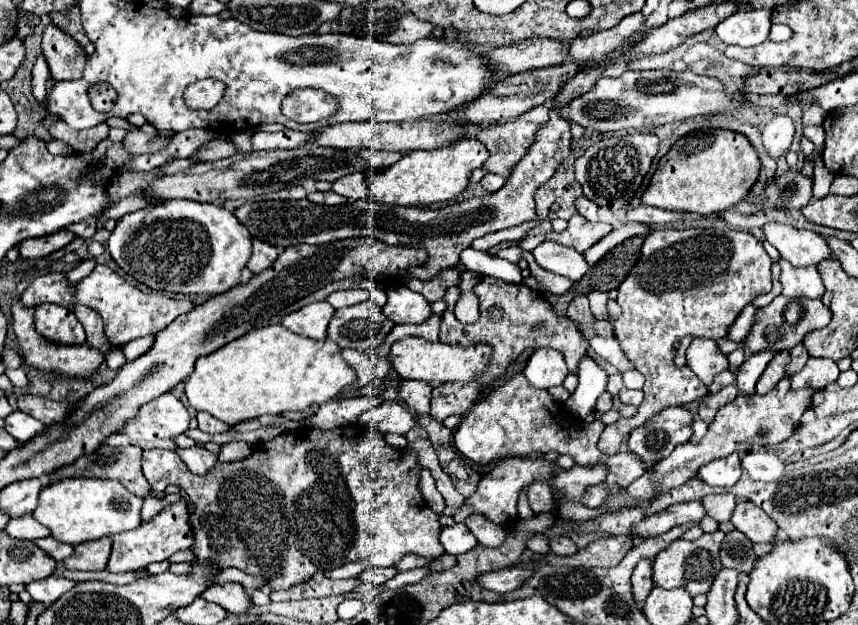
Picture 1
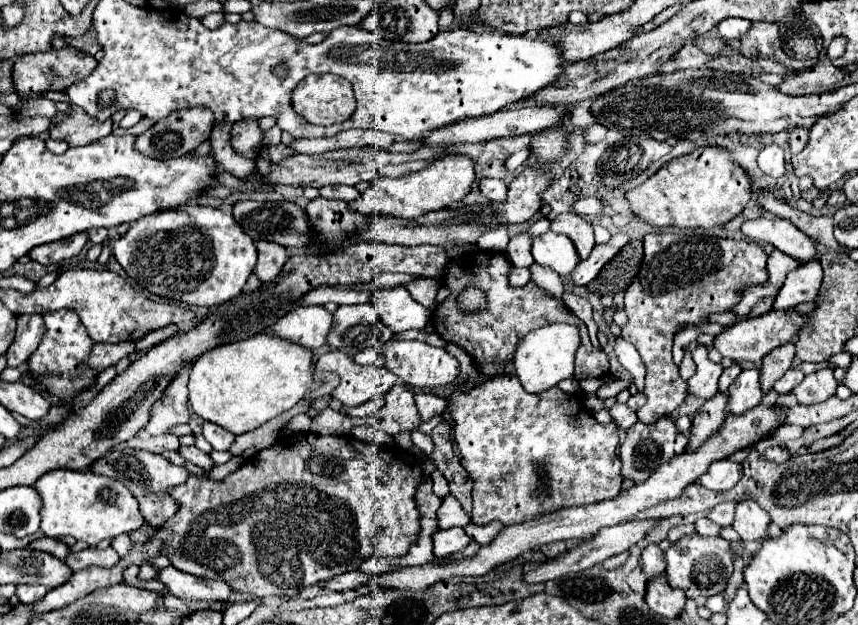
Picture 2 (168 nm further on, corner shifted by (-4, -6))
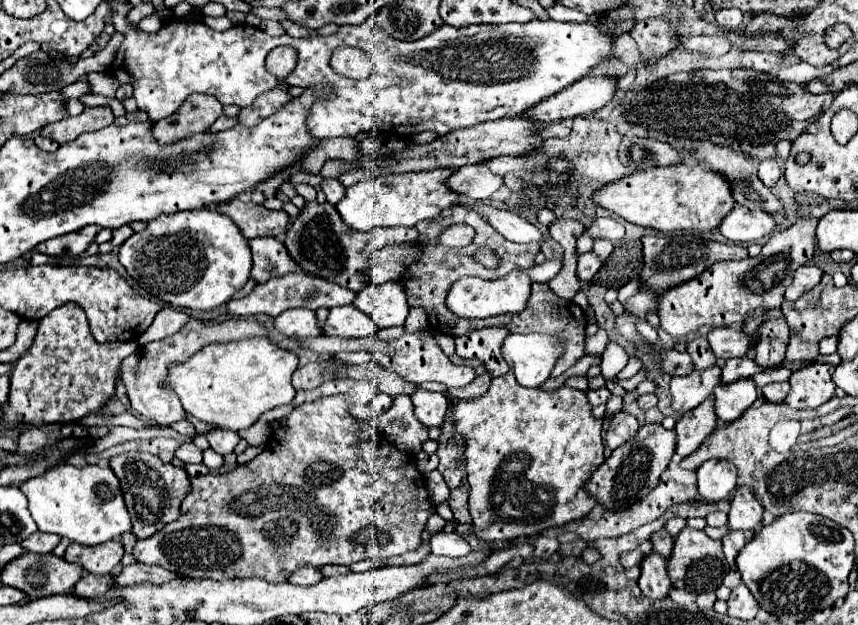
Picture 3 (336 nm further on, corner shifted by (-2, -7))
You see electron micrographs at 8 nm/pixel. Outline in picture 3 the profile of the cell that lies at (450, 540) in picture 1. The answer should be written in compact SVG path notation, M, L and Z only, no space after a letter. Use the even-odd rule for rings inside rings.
M436 533L430 539L430 547L434 555L444 555L444 557L464 557L472 551L466 539L458 533Z

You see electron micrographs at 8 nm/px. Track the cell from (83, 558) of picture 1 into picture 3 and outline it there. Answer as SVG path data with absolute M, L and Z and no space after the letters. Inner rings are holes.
M112 539L96 547L84 547L78 543L70 543L64 553L64 559L72 563L80 563L88 573L108 575L120 565L122 555L124 555L122 543L118 539Z

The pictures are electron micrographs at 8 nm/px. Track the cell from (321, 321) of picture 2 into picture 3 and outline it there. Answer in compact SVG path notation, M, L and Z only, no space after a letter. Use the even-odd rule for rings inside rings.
M288 309L274 319L274 325L286 337L316 337L316 335L320 335L316 315L308 309Z

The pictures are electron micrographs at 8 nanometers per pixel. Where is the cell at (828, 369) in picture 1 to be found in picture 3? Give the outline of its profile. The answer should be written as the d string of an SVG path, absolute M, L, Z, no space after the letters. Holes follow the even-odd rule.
M814 361L812 365L798 369L790 377L790 393L784 403L792 409L816 409L834 397L832 371L836 367Z

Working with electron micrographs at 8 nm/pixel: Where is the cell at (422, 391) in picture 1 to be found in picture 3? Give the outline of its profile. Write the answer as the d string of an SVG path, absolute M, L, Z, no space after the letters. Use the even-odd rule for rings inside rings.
M418 389L412 395L412 403L414 403L414 415L426 427L440 427L444 423L448 399L442 393L430 393L430 391Z

